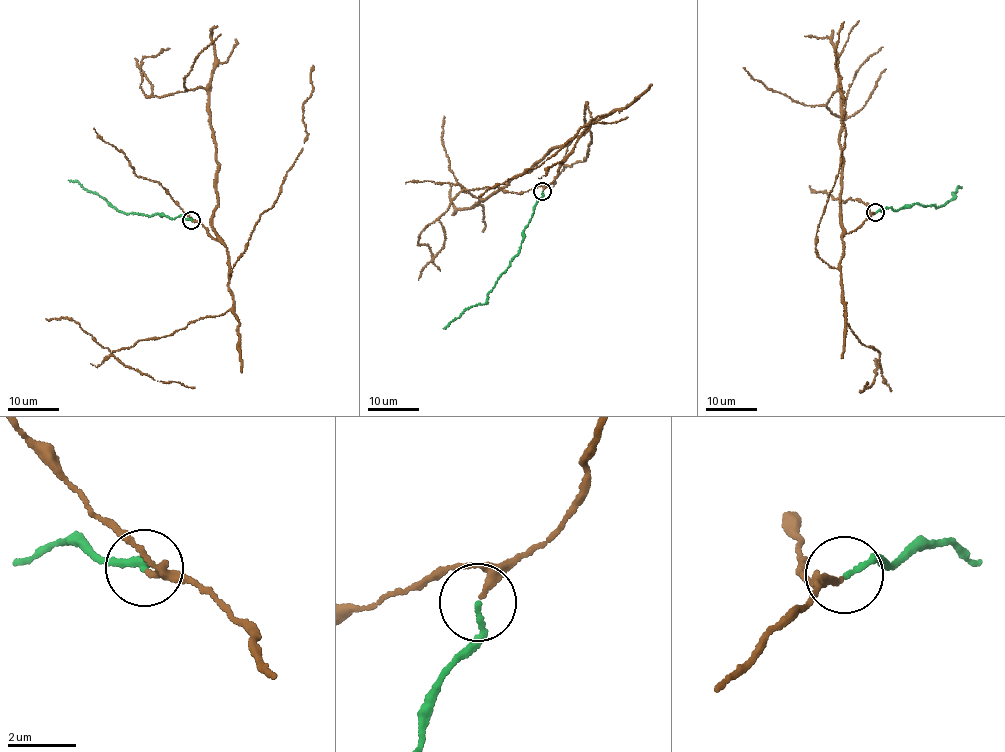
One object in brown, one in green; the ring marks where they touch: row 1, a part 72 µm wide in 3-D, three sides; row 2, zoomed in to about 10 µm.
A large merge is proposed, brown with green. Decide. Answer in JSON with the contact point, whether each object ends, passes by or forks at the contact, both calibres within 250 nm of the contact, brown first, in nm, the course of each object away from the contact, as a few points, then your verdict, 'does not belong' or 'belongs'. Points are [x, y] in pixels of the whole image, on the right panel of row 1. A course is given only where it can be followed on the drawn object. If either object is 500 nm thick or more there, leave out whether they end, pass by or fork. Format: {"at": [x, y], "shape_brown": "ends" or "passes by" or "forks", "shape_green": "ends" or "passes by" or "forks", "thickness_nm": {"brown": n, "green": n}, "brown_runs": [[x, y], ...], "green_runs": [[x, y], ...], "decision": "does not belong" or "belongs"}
{"at": [875, 212], "shape_brown": "passes by", "shape_green": "ends", "thickness_nm": {"brown": 160, "green": 140}, "brown_runs": [[874, 213], [842, 238], [840, 263], [845, 322], [860, 342], [879, 352], [881, 375], [861, 392], [867, 382]], "green_runs": [[875, 212], [890, 207], [898, 211], [915, 203], [945, 205], [961, 188]], "decision": "belongs"}

